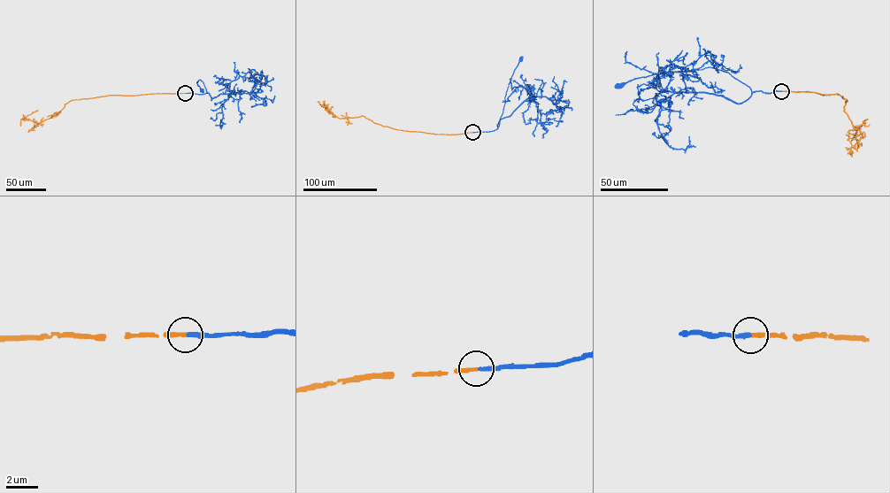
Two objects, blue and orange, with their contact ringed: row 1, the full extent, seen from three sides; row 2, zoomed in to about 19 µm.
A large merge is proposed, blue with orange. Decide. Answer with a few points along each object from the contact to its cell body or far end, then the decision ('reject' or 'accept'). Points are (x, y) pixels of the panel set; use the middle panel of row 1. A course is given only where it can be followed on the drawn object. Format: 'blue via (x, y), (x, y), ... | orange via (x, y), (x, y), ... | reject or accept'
blue via (473, 132), (497, 128), (507, 88), (520, 58) | orange via (472, 132), (447, 134), (401, 130), (382, 126), (361, 115), (339, 118), (324, 106), (333, 117) | accept

